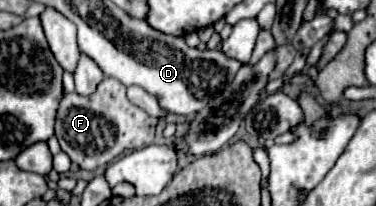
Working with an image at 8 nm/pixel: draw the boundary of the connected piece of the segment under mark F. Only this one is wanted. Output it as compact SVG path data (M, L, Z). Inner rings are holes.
M105 77L89 97L81 97L79 93L63 95L55 117L55 137L75 165L93 171L111 163L125 149L135 151L153 145L157 121L157 117L151 117L127 99L125 87L117 79Z

